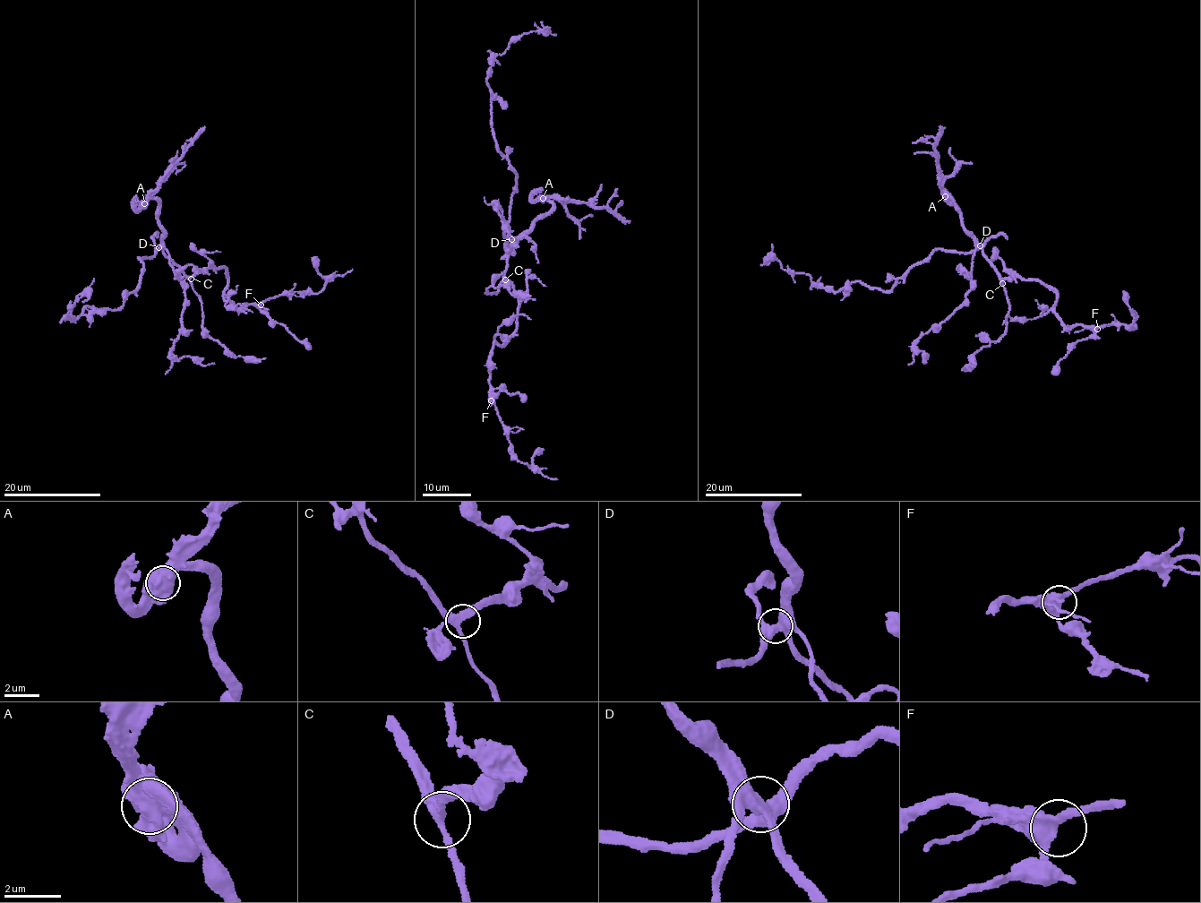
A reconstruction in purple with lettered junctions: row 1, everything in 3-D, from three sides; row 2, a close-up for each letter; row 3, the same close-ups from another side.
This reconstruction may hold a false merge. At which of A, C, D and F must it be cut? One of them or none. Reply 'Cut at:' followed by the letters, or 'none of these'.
Cut at: A

